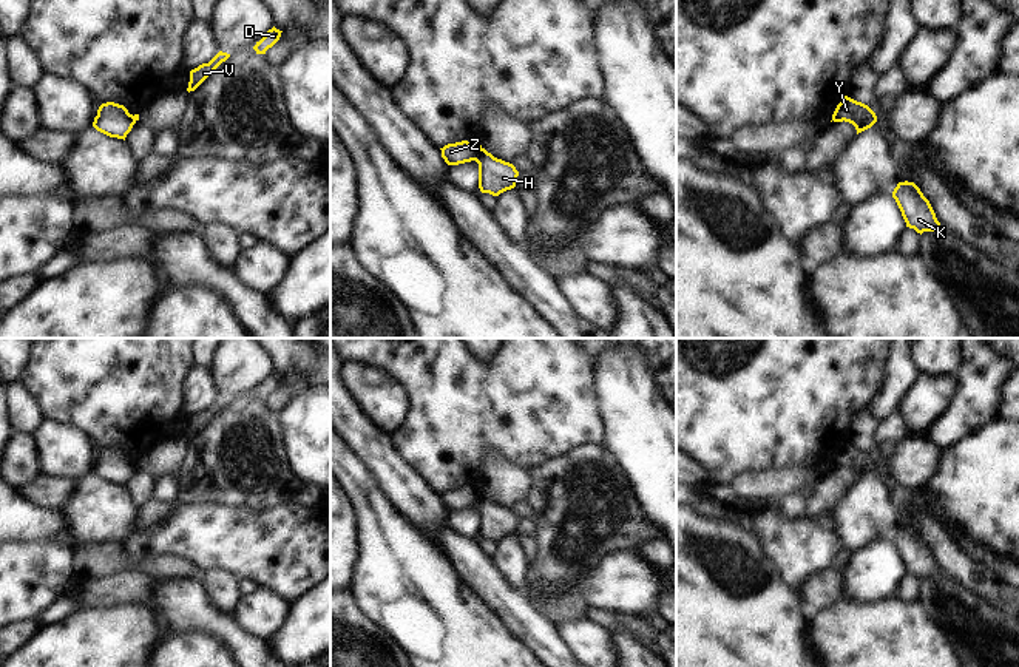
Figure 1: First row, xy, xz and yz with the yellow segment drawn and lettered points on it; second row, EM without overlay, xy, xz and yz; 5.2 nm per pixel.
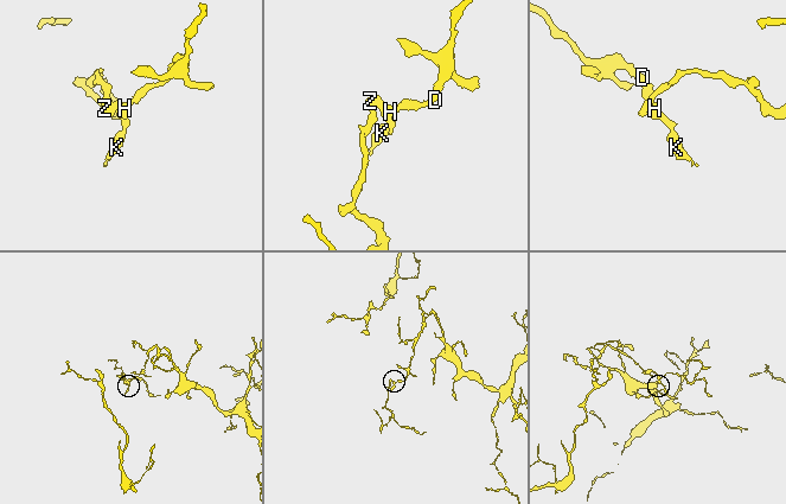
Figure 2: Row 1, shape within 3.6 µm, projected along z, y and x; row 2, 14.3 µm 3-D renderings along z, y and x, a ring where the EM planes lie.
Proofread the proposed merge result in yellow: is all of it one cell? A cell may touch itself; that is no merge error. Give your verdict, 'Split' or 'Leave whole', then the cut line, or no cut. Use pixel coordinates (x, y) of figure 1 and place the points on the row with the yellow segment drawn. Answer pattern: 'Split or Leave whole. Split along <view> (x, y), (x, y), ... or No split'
Split. Split along xz (480, 147), (473, 159).

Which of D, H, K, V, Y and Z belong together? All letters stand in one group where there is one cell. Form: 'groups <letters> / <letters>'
groups D H K V Y / Z

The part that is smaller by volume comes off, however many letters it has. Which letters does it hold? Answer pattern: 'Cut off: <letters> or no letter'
Cut off: Z

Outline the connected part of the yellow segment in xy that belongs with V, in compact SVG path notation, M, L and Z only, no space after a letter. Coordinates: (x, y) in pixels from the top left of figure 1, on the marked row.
M219 51L208 63L202 63L190 71L187 91L195 91L230 54Z

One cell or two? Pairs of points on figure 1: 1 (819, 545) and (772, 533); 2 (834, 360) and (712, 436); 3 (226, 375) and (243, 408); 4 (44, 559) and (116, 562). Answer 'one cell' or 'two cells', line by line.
1: one cell
2: one cell
3: two cells
4: two cells

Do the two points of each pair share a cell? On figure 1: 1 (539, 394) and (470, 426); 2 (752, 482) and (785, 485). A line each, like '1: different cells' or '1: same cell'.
1: same cell
2: same cell

